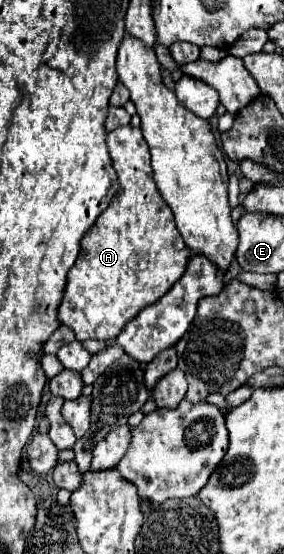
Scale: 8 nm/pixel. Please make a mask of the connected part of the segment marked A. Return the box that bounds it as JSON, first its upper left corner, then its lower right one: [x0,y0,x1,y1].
[58,126,192,342]

